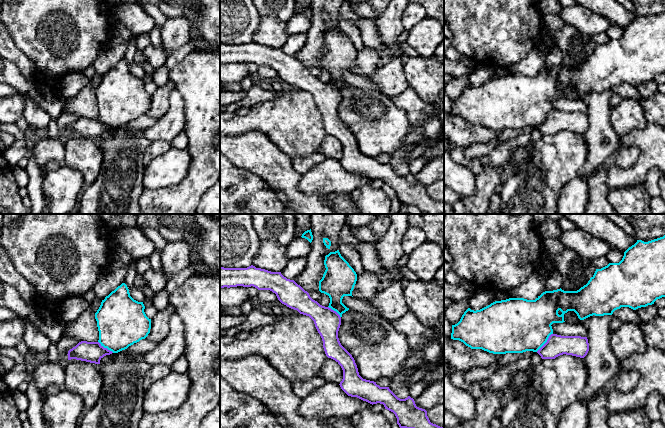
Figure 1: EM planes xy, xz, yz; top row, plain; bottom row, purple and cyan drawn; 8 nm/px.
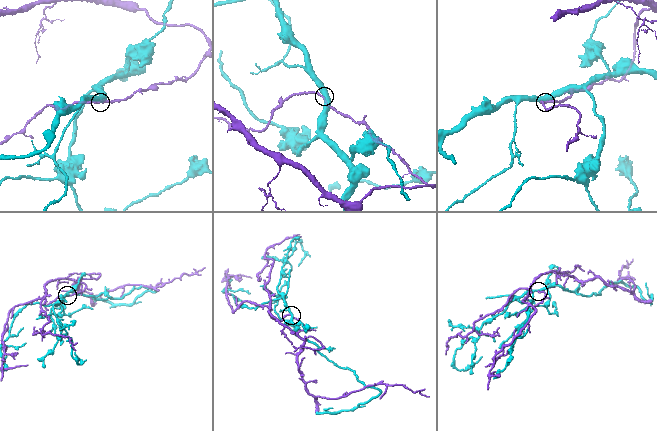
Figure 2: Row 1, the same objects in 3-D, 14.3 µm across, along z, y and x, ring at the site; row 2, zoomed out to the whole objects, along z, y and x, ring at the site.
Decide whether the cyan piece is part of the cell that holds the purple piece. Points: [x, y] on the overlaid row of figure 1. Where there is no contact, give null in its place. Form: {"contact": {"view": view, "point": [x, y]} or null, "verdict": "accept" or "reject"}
{"contact": {"view": "yz", "point": [546, 342]}, "verdict": "accept"}

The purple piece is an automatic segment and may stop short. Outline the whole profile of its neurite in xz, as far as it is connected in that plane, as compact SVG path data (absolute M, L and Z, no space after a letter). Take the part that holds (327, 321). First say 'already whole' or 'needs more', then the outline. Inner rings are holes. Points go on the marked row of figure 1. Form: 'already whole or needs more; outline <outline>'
already whole; outline M253 265L247 268L220 267L220 288L237 286L270 290L282 304L309 316L322 338L326 356L335 360L343 370L339 385L348 396L372 405L383 404L385 409L395 414L400 428L444 428L431 423L427 411L417 407L410 396L400 399L389 387L380 387L374 381L363 379L354 358L339 341L340 315L313 300L294 280L287 279L281 272L271 272Z

